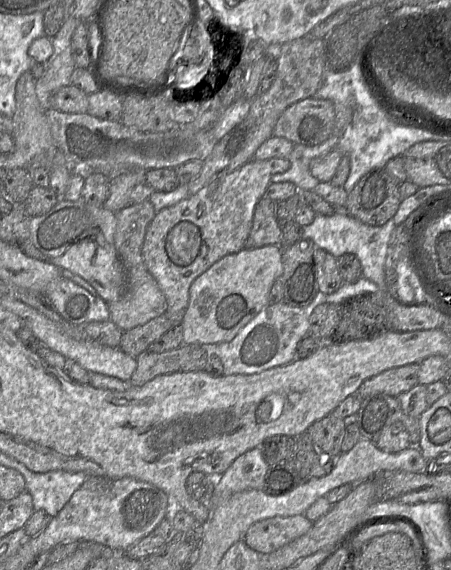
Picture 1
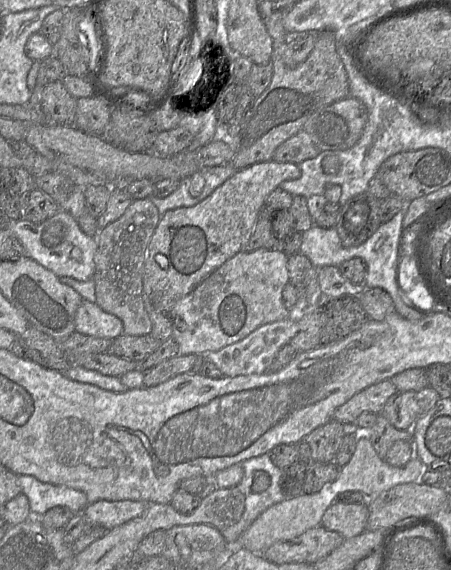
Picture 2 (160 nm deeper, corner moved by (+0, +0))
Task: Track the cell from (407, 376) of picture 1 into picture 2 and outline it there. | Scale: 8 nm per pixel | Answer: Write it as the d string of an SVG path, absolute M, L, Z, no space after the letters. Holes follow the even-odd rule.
M390 379L371 385L338 407L333 420L351 425L363 412L380 413L388 399L397 392L396 386Z

